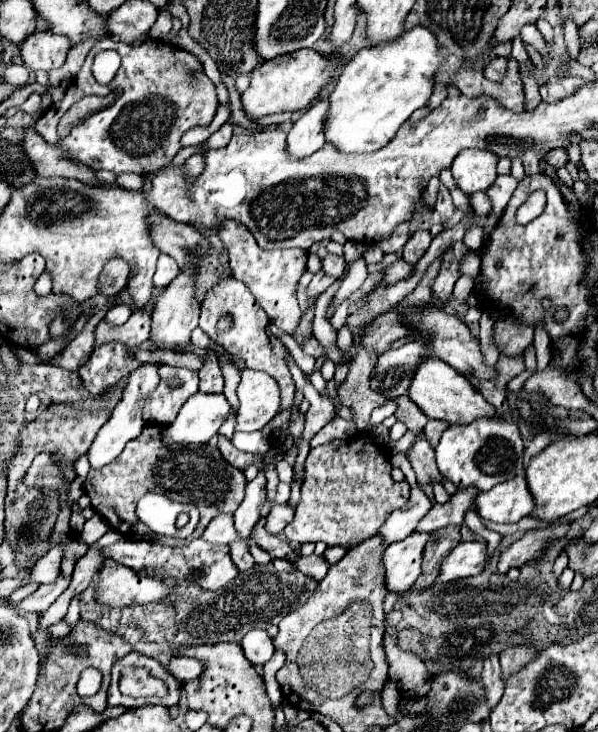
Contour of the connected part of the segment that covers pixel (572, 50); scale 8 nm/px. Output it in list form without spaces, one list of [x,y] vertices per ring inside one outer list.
[[[565,19],[565,43],[567,43],[567,51],[571,59],[577,59],[577,25],[573,23],[573,19]]]

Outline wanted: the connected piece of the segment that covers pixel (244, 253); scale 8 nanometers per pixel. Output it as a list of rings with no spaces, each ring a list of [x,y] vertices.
[[[235,219],[221,221],[219,239],[229,249],[233,277],[237,281],[243,281],[249,287],[249,291],[253,293],[259,307],[267,313],[267,317],[279,331],[283,331],[287,335],[295,335],[299,319],[301,319],[301,309],[299,309],[295,291],[297,291],[297,281],[307,271],[307,251],[305,249],[265,251],[257,245],[255,237],[245,229],[245,225],[241,225]]]

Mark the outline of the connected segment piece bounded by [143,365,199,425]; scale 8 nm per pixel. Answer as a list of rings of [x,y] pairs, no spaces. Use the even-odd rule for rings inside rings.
[[[159,365],[161,383],[147,395],[143,405],[143,421],[149,425],[169,425],[173,417],[177,417],[183,403],[197,393],[199,377],[197,371],[183,369],[183,367],[171,367],[171,365]],[[169,377],[179,377],[183,381],[181,387],[171,389],[167,385]]]

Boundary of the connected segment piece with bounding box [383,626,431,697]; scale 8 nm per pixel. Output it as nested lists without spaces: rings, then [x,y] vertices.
[[[387,626],[383,639],[389,663],[389,679],[397,683],[401,691],[419,697],[427,695],[431,689],[431,675],[427,673],[427,667],[419,655],[399,649],[397,634],[396,626]]]

